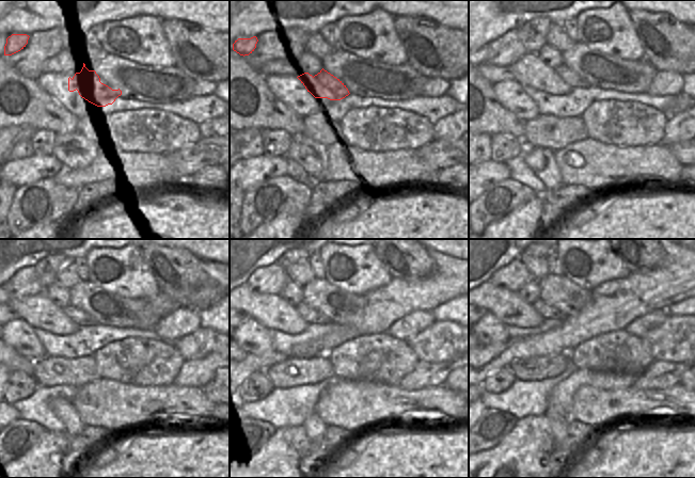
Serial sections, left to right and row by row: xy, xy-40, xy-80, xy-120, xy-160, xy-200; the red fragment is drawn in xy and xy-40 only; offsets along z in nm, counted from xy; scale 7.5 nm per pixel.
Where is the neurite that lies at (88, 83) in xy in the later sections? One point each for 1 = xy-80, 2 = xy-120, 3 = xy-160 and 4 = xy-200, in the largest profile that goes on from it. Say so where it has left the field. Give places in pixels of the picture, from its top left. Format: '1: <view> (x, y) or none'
1: xy-80 (528, 70)
2: xy-120 (37, 311)
3: xy-160 (272, 312)
4: xy-200 (507, 306)

